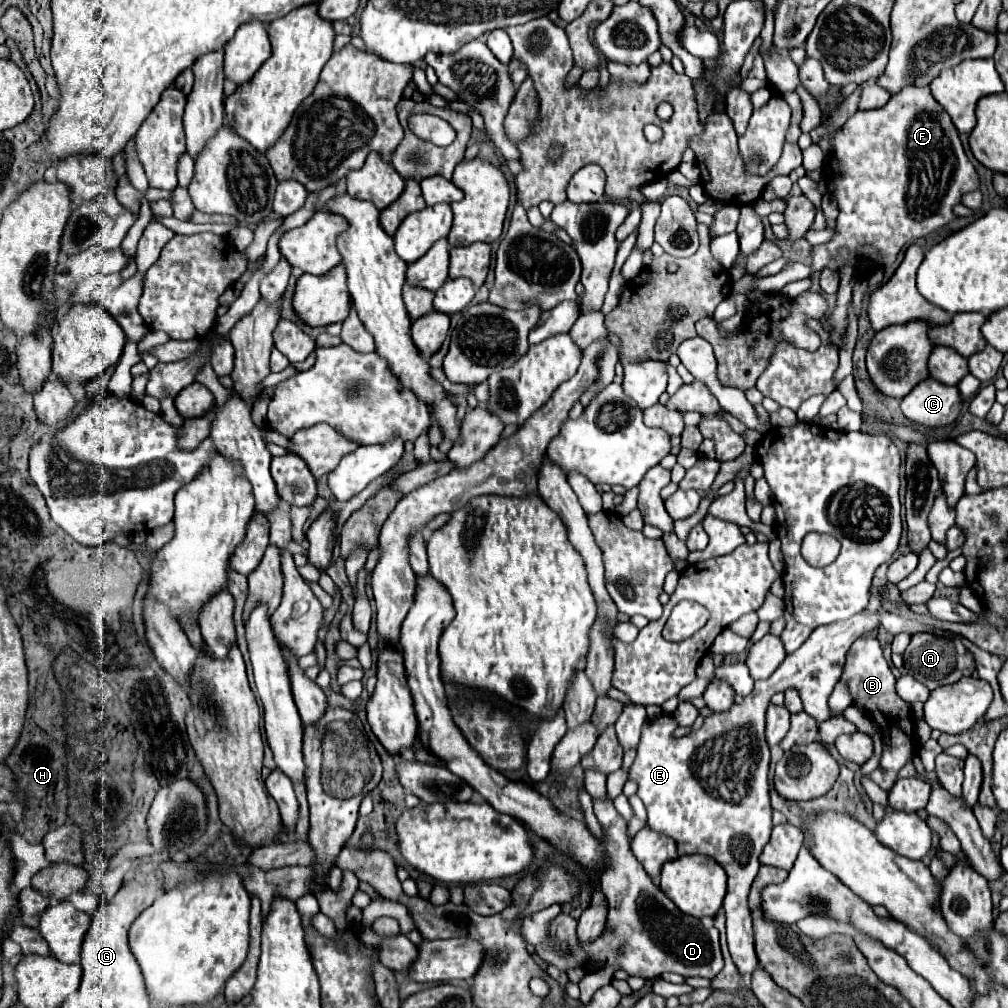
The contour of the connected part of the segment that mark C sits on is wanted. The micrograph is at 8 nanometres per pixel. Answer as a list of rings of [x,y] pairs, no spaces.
[[[932,377],[920,381],[904,399],[902,413],[926,427],[946,427],[958,419],[962,399],[958,387],[944,385]]]

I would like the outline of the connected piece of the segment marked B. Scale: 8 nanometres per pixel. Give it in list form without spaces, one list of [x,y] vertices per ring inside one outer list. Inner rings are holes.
[[[864,635],[862,639],[854,641],[854,645],[850,647],[850,651],[846,655],[846,665],[844,665],[844,671],[842,671],[842,679],[848,681],[850,693],[854,697],[854,705],[866,709],[874,717],[874,721],[878,723],[878,727],[882,731],[884,753],[882,753],[878,769],[874,773],[870,773],[870,777],[884,791],[888,791],[894,785],[896,773],[900,771],[900,767],[904,767],[904,763],[908,759],[912,759],[914,751],[918,749],[918,745],[916,745],[918,739],[914,735],[914,719],[910,717],[910,705],[898,697],[896,687],[894,687],[896,679],[894,679],[884,655],[882,655],[882,647],[880,647],[876,637]]]

